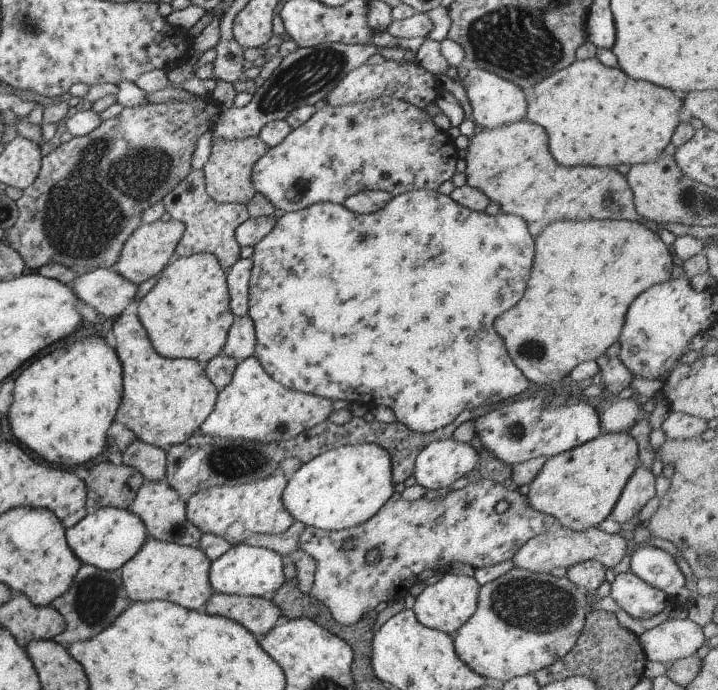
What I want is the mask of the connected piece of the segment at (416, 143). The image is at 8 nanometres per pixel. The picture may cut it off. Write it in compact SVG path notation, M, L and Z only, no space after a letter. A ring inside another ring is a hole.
M381 96L379 99L355 103L354 105L341 105L338 107L326 105L322 107L321 110L315 111L307 122L304 122L301 126L289 131L289 134L287 134L287 136L285 136L279 144L269 147L268 151L259 160L257 160L257 162L252 166L252 171L250 174L253 188L257 193L262 194L274 206L275 209L279 208L285 213L298 211L318 202L327 201L342 204L347 197L361 191L380 190L390 192L392 196L421 189L435 191L439 184L443 184L445 180L451 180L451 176L455 173L457 149L455 148L448 133L438 129L435 125L433 125L433 121L431 120L432 118L429 117L423 109L417 108L416 106L406 103L405 101L391 99L390 97Z

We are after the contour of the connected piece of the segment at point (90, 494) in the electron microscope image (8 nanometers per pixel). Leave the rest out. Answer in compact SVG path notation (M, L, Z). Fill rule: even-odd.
M109 461L99 463L88 470L87 478L83 480L86 488L85 508L87 513L95 512L101 507L117 507L129 509L136 497L139 487L145 482L136 468L121 465L117 466Z

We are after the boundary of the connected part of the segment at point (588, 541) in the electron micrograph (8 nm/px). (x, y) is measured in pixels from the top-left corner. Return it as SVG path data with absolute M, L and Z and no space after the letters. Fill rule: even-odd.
M557 526L547 530L545 533L535 535L522 544L512 556L512 563L515 567L531 572L548 573L553 568L567 568L583 561L599 561L611 569L615 564L629 552L625 538L619 533L605 533L596 526L586 528L582 531L569 530Z

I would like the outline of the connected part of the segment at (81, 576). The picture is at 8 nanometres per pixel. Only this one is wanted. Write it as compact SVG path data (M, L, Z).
M81 565L67 592L52 600L49 606L61 613L66 624L65 630L52 641L67 651L74 642L88 641L105 630L129 606L129 598L123 594L122 578L118 570L102 571L91 565Z

